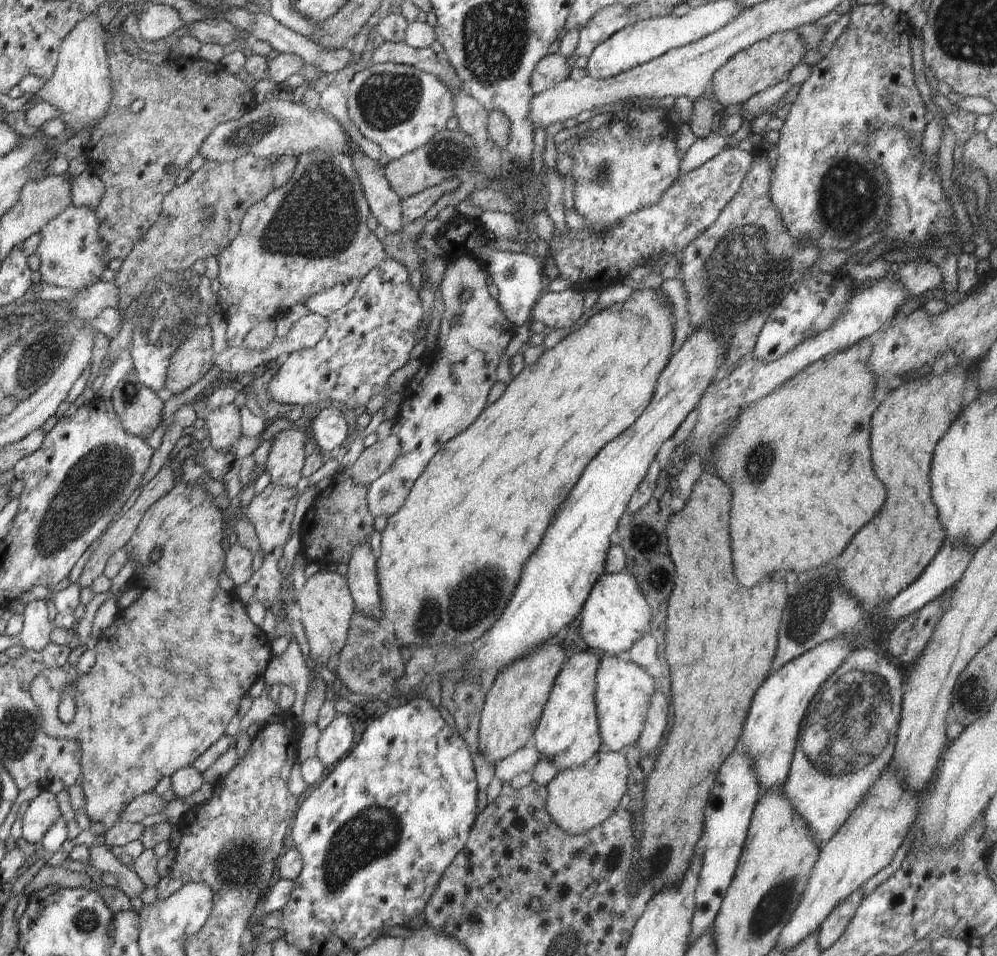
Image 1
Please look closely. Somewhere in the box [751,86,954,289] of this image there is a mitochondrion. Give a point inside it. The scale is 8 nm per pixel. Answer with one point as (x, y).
(847, 195)

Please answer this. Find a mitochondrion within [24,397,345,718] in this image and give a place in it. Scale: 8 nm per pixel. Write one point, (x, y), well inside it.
(96, 483)

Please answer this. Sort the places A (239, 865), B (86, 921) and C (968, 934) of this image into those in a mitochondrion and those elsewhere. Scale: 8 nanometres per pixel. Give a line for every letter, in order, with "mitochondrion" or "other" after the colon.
A: mitochondrion
B: mitochondrion
C: other

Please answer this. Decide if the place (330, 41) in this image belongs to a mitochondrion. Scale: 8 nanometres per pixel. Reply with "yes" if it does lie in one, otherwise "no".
no

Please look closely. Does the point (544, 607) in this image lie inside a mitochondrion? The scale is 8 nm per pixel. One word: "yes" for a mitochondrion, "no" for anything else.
no

